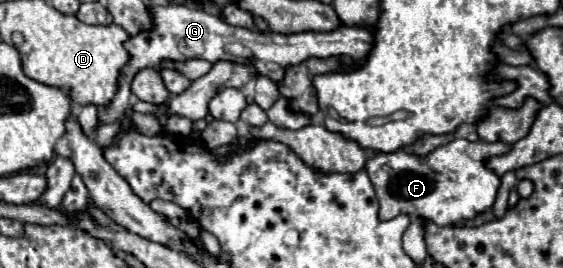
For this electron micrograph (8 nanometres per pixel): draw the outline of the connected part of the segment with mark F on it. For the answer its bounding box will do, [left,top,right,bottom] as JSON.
[366,138,508,226]

